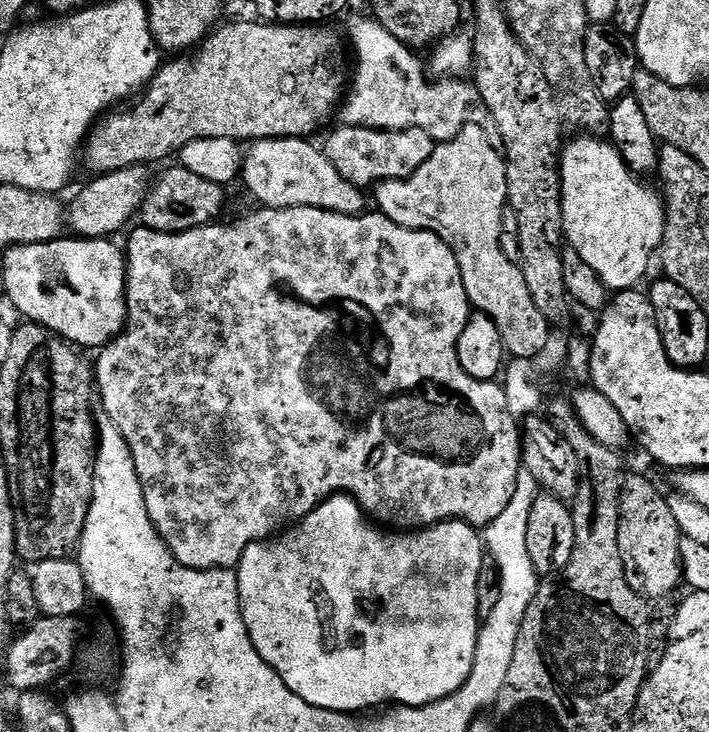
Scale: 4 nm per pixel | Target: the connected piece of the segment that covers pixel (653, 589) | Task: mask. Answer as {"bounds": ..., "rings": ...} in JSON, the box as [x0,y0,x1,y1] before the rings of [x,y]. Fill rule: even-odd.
{"bounds":[618,475,682,598],"rings":[[[625,475],[620,486],[618,550],[630,586],[645,598],[671,596],[682,584],[680,527],[670,514],[668,496],[660,493],[644,476]]]}

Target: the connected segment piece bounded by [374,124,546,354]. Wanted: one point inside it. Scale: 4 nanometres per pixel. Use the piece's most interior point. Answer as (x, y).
(460, 193)

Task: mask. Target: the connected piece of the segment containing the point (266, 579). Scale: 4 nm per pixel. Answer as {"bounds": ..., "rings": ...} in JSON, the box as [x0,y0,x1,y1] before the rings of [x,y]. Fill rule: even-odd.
{"bounds":[236,494,485,714],"rings":[[[337,494],[320,503],[305,520],[267,540],[251,544],[244,551],[236,572],[240,587],[240,609],[256,653],[280,675],[290,690],[294,690],[294,694],[298,694],[298,698],[310,702],[310,706],[331,712],[360,714],[363,708],[376,708],[379,704],[433,704],[454,694],[472,673],[482,623],[478,610],[478,574],[482,570],[485,555],[481,533],[463,520],[445,520],[442,524],[419,530],[385,530],[373,523],[351,496]]]}

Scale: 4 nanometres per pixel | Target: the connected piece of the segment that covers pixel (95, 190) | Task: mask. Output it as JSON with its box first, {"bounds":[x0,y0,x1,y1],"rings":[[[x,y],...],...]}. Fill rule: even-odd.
{"bounds":[67,164,149,240],"rings":[[[139,164],[117,172],[105,172],[92,178],[92,181],[73,198],[72,205],[67,205],[67,231],[76,238],[103,240],[115,237],[115,232],[122,231],[124,227],[127,229],[137,219],[140,206],[148,193],[148,172],[149,169],[145,165]]]}

